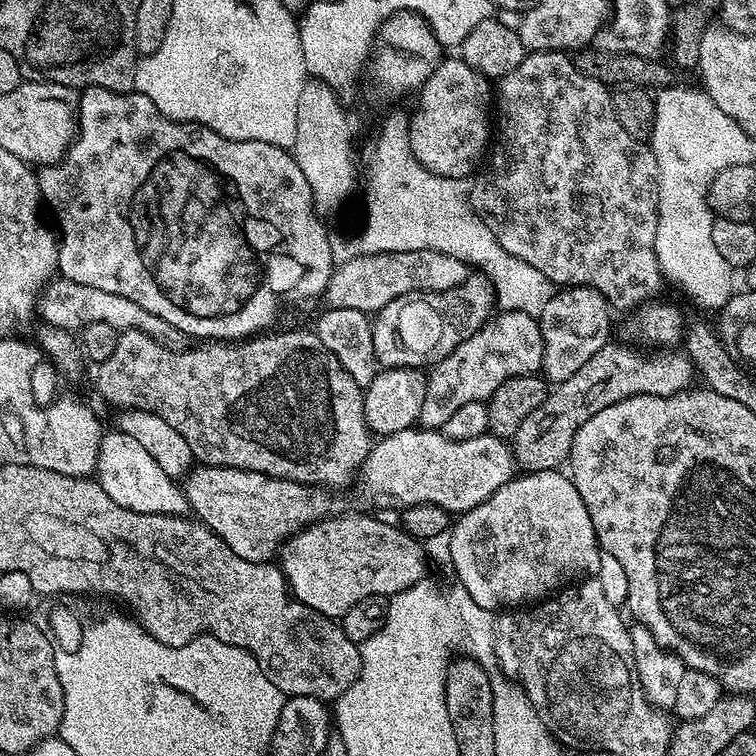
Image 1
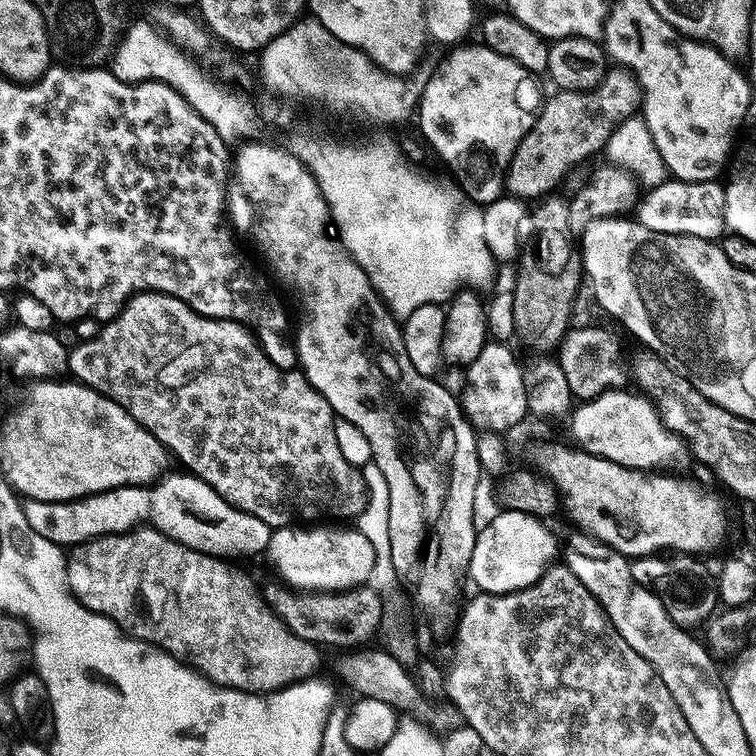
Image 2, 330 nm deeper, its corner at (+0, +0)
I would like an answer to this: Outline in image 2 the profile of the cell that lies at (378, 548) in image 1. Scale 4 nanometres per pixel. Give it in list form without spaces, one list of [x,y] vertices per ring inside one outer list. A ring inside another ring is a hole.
[[[352,526],[332,527],[336,528],[300,528],[297,532],[292,528],[280,528],[269,535],[266,555],[277,574],[289,584],[289,589],[301,588],[301,593],[319,594],[367,585],[370,570],[374,570],[377,545],[372,545],[366,533],[348,528]]]

